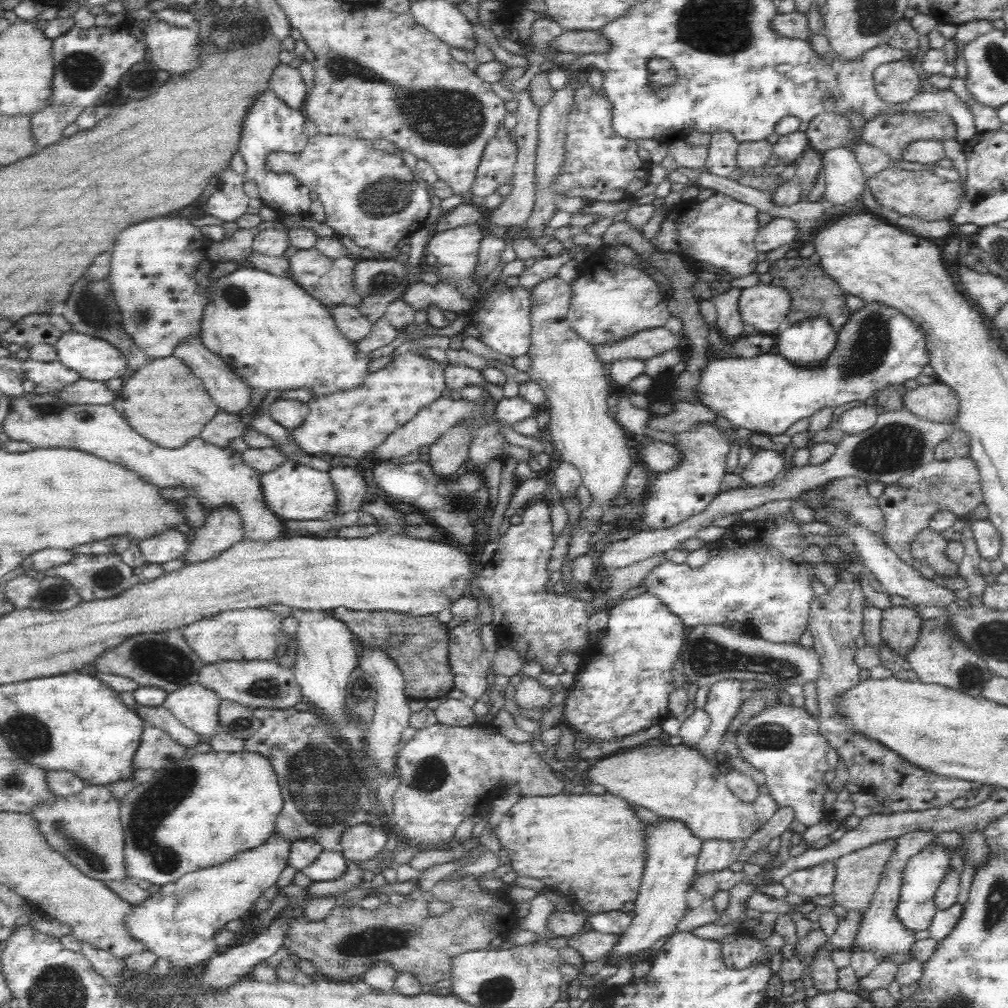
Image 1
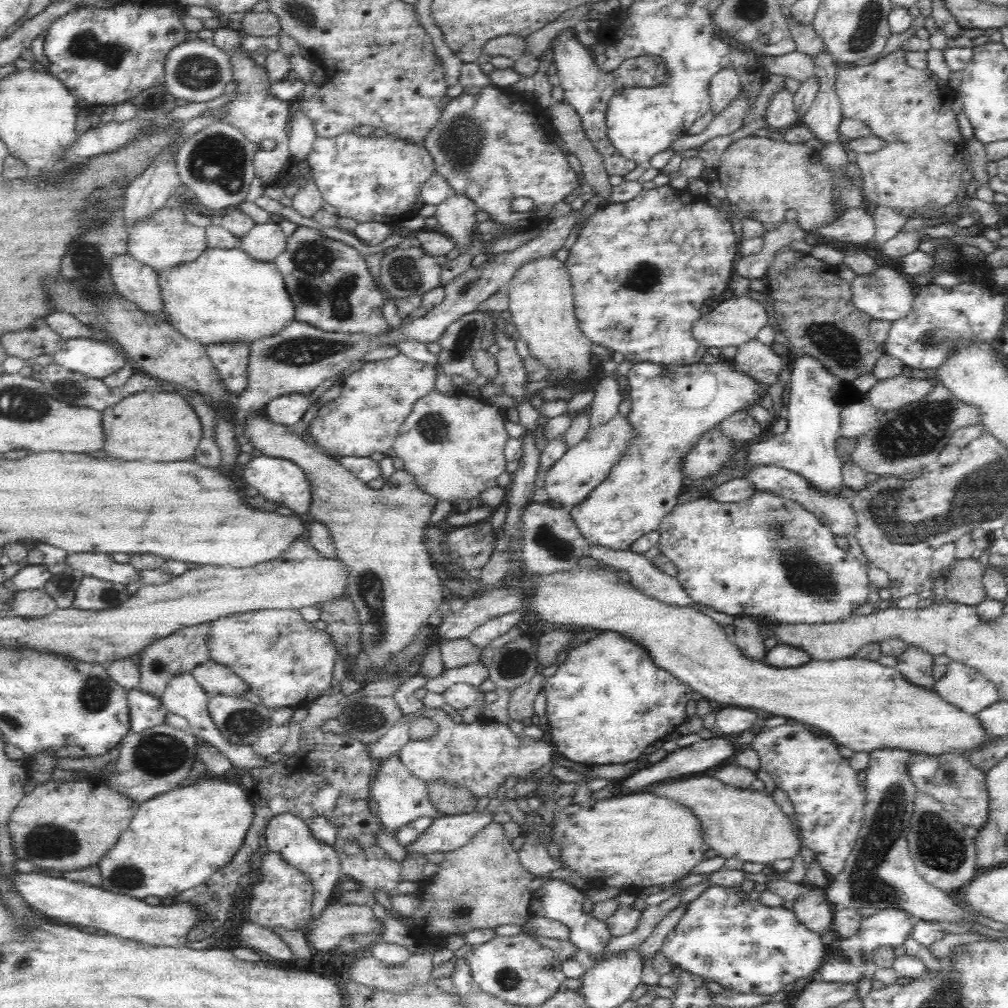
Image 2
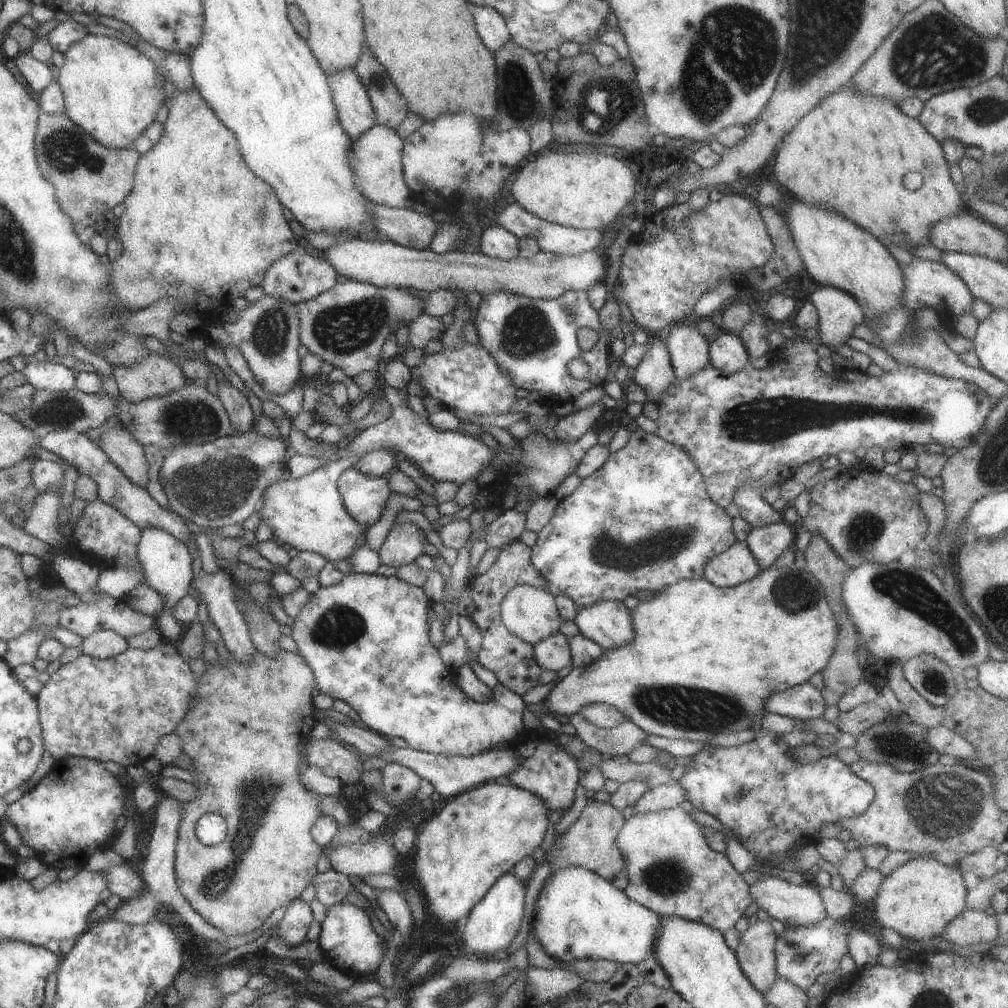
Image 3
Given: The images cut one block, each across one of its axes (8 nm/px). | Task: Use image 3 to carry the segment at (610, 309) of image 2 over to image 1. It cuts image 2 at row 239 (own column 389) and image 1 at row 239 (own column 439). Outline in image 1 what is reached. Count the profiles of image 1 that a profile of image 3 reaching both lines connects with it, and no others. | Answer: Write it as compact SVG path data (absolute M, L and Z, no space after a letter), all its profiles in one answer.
M715 192L706 202L690 201L683 204L688 207L688 226L686 232L680 230L674 218L665 216L660 228L660 236L654 240L654 247L660 251L672 251L682 256L686 262L704 260L716 268L722 268L730 279L748 276L754 273L757 249L755 238L761 227L758 221L759 210Z

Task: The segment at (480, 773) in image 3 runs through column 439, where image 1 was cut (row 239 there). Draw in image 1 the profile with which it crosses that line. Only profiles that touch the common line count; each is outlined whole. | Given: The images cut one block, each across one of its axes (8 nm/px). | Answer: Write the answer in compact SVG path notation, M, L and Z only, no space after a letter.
M772 217L772 219L761 225L755 238L757 252L770 252L782 246L788 246L796 242L796 236L800 232L798 222L786 217Z

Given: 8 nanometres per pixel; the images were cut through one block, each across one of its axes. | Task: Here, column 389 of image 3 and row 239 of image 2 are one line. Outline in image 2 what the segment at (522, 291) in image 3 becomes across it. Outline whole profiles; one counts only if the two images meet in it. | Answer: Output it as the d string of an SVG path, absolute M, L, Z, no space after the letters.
M256 223L244 238L241 249L256 260L273 262L287 245L287 237L279 224Z

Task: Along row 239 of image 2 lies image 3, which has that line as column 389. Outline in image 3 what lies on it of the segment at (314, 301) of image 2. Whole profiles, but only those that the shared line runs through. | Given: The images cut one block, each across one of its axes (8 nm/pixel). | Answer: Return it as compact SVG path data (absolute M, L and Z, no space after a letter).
M346 281L335 283L321 294L294 304L299 324L297 324L299 344L308 352L319 356L325 368L340 368L347 378L353 378L361 372L376 369L379 354L389 334L394 334L400 322L411 322L421 314L421 299L394 287L376 287L369 283Z

